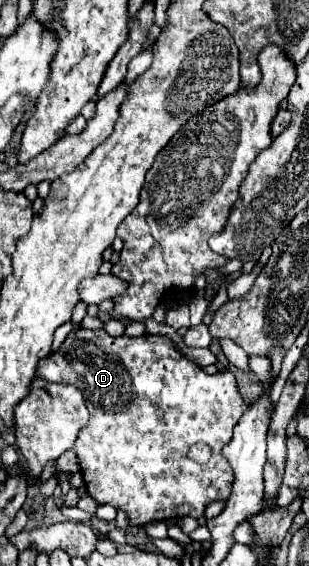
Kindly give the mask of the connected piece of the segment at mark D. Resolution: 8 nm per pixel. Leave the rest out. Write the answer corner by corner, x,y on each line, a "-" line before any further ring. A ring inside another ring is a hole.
82,327
70,331
66,341
62,343
62,347
58,351
52,351
48,357
44,357
38,363
38,373
46,381
74,385
76,389
82,389
82,393
86,397
86,407
90,411
90,421
78,433
78,439
76,439
74,447
76,447
76,455
78,455
78,461
80,461
80,471
82,471
82,477
84,477
84,483
86,483
86,491
98,505
108,503
114,509
126,511
128,519
130,519
130,525
138,525
140,527
140,525
146,525
146,523
152,523
152,521
166,521
166,519
172,519
172,517
186,517
186,515
198,519
198,517
204,515
204,509
206,509
206,505
210,501
218,501
218,499
228,499
230,497
234,473
232,473
228,461
222,457
220,451
230,441
232,429
238,423
238,419
246,413
246,409
250,409
250,405
240,397
238,387
236,387
236,379
234,379
232,373
228,373
228,371
222,371
222,373
216,373
216,375
204,373
204,369
198,367
196,363
192,363
184,353
180,353
178,347
172,343
172,339
166,337
166,335
148,335
146,333
142,337
128,337
128,335
112,337
104,329
90,331
90,329
82,329
-
194,443
206,443
212,449
212,457
210,457
208,463
200,465
200,463
196,463
196,461
192,461
188,457
188,451
190,451
190,447

